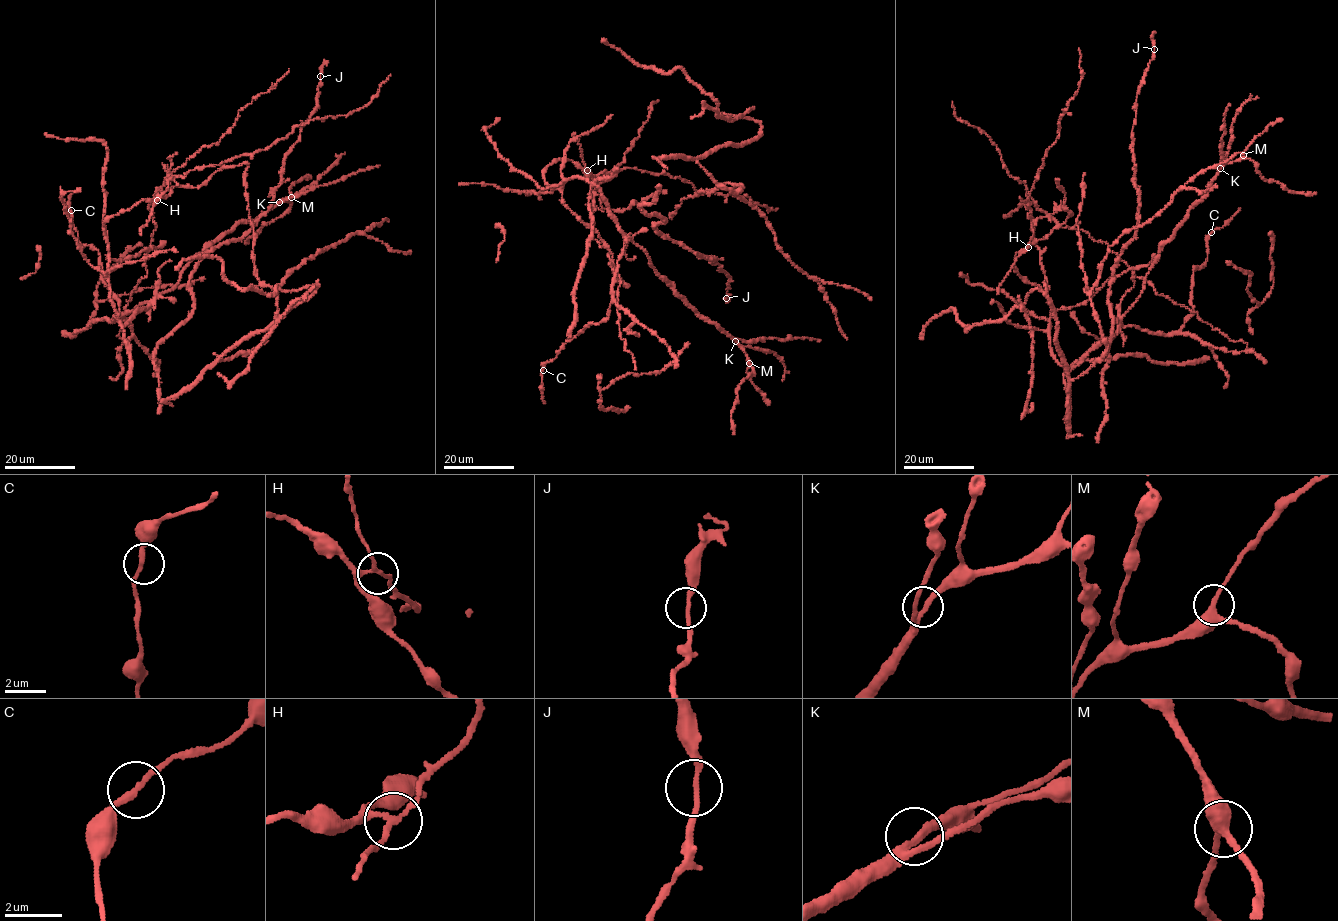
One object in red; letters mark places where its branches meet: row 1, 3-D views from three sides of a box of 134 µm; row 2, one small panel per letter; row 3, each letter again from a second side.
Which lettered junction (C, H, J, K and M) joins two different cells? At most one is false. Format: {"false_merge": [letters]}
{"false_merge": ["H"]}

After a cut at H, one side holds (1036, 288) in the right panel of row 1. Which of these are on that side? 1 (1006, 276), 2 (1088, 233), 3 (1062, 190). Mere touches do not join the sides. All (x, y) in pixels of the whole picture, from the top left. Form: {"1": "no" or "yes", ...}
{"1": "no", "2": "no", "3": "yes"}

